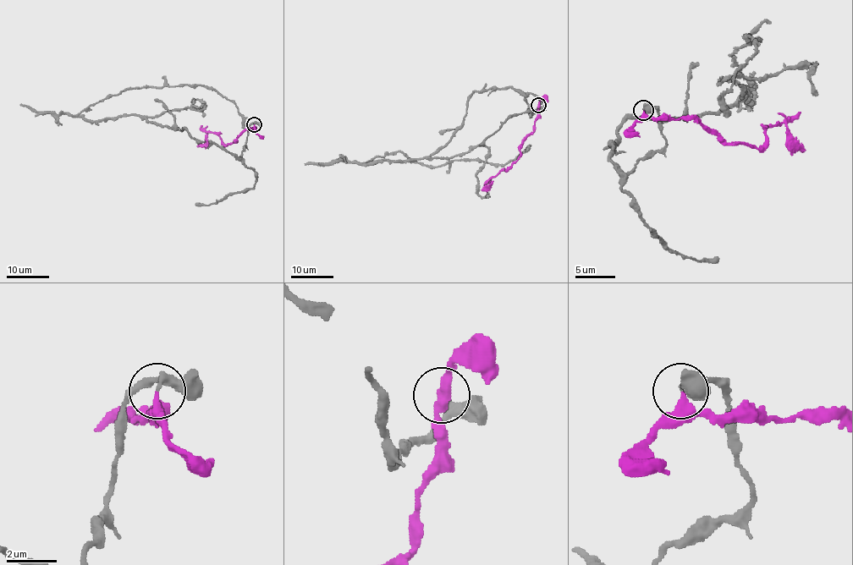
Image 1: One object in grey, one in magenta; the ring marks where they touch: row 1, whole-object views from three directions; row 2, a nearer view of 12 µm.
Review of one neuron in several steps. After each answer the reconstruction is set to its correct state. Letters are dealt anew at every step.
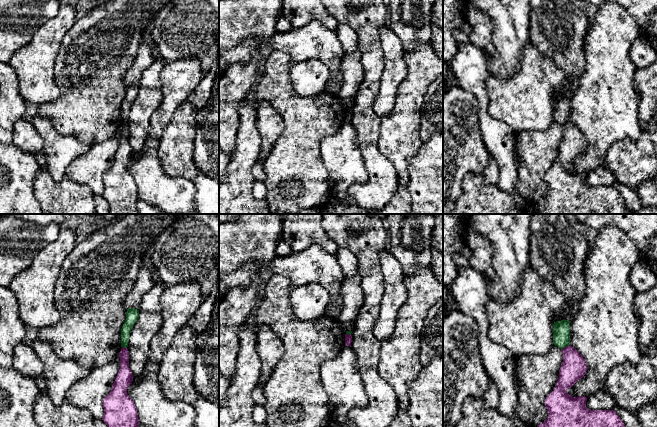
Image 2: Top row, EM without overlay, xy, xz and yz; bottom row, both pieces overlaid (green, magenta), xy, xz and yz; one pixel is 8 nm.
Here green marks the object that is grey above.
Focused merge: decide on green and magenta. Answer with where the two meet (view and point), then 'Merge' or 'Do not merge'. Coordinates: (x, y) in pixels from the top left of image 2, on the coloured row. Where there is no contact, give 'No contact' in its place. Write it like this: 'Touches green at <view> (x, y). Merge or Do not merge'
Touches green at yz (565, 346). Do not merge

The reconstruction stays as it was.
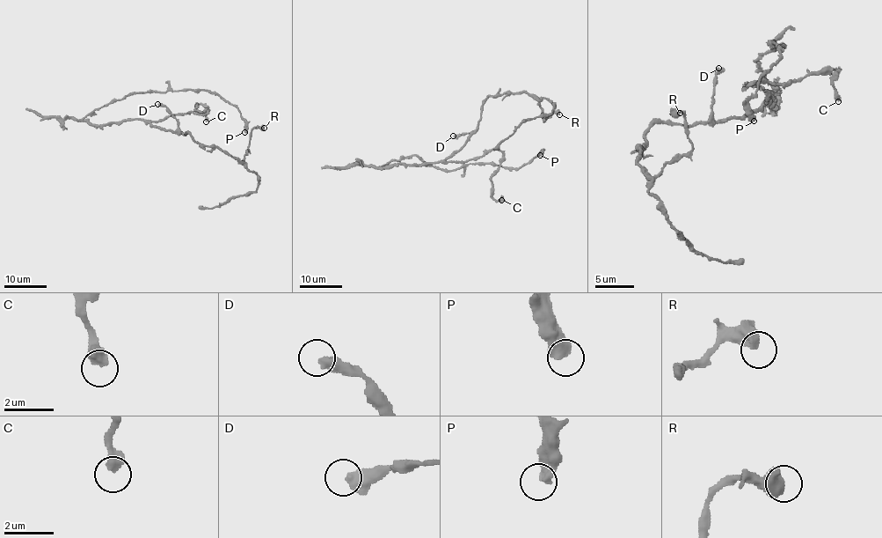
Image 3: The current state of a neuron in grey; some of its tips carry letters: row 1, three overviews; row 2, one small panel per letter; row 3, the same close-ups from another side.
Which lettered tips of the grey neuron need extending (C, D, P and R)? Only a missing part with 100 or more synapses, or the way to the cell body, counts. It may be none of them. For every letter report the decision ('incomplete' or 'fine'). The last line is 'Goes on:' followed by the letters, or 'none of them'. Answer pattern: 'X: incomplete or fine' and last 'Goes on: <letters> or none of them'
C: fine
D: fine
P: fine
R: fine
Goes on: none of them

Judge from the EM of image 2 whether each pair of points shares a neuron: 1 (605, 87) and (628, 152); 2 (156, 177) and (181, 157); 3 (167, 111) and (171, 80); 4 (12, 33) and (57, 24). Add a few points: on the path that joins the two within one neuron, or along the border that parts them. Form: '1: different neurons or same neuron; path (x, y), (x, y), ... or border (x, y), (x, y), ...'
1: different neurons; border (642, 131), (635, 141), (615, 141), (606, 155)
2: different neurons; border (156, 148), (162, 169), (170, 176), (186, 179)
3: same neuron; path (170, 103), (171, 88)
4: different neurons; border (57, 14), (45, 21), (23, 46)

